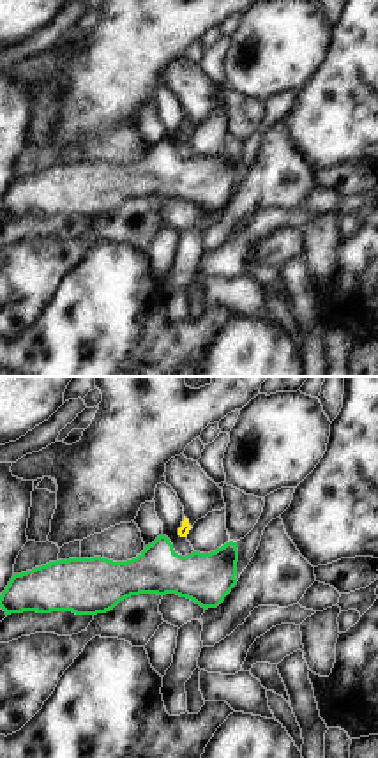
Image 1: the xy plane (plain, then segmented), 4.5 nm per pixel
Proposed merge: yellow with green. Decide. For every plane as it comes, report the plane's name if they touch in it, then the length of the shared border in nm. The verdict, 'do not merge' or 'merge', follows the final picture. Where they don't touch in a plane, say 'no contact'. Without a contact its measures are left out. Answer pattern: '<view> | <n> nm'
no contact

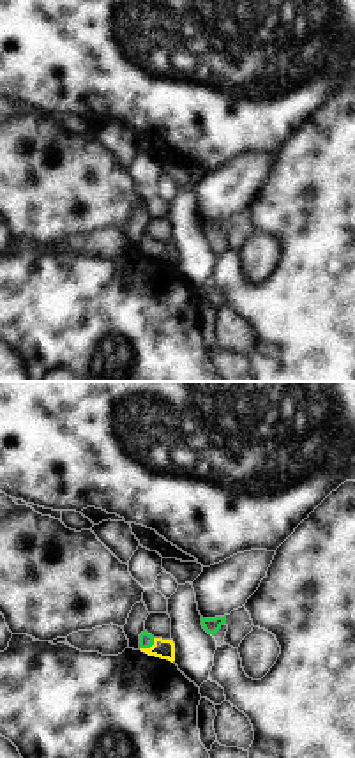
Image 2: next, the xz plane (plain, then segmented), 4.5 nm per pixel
xz | 90 nm

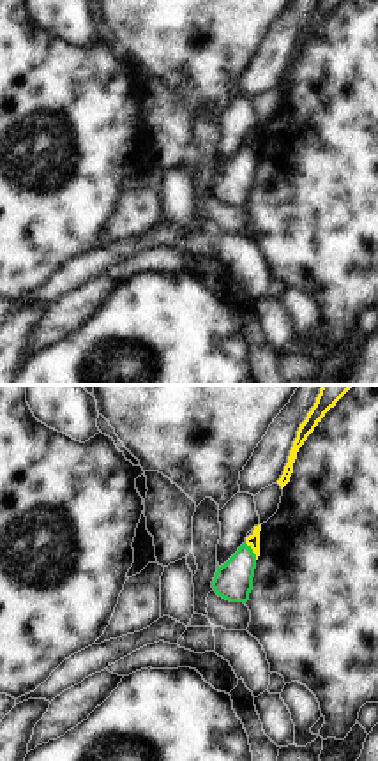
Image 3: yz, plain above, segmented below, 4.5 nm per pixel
yz | 100 nm

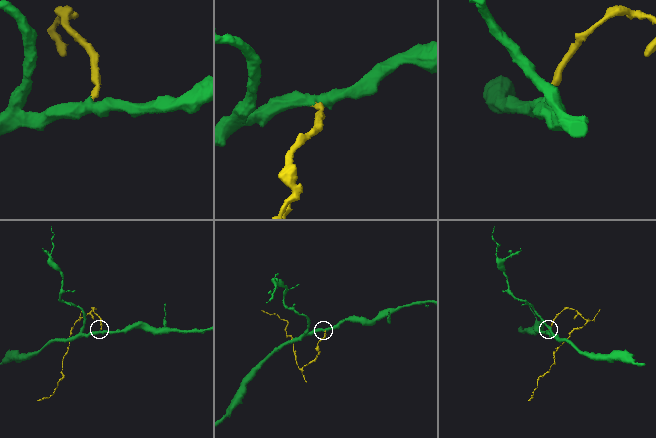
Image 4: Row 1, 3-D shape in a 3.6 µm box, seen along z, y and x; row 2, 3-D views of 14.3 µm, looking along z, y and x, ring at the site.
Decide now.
merge

